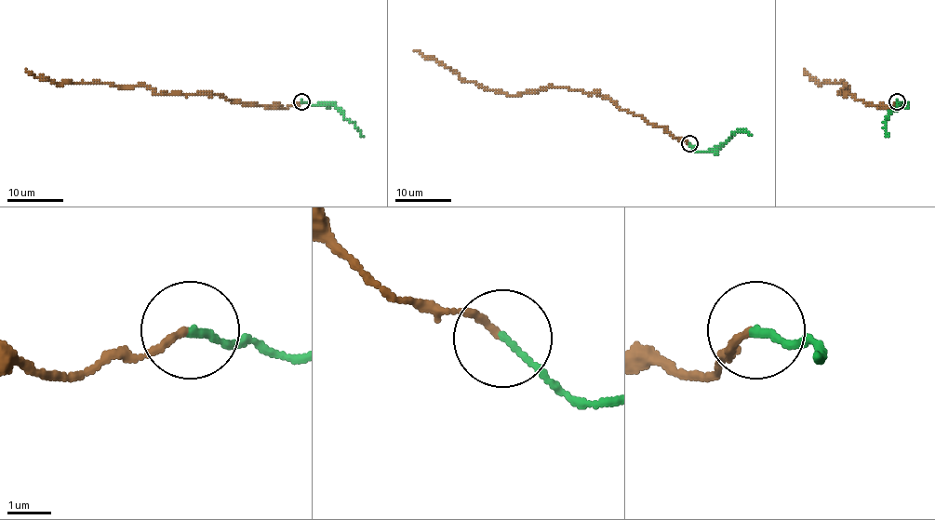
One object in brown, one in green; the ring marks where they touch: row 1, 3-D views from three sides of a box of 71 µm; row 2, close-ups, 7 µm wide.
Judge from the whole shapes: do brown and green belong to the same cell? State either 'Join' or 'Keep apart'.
Join

